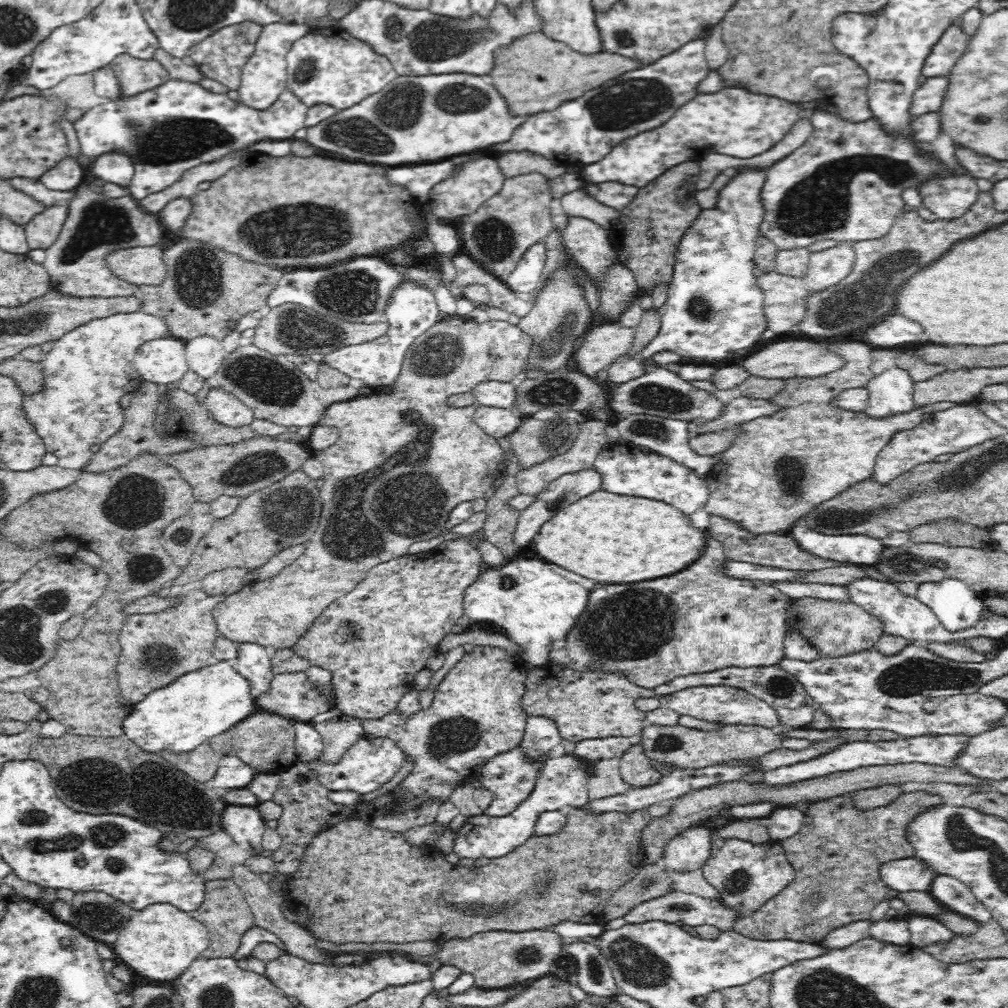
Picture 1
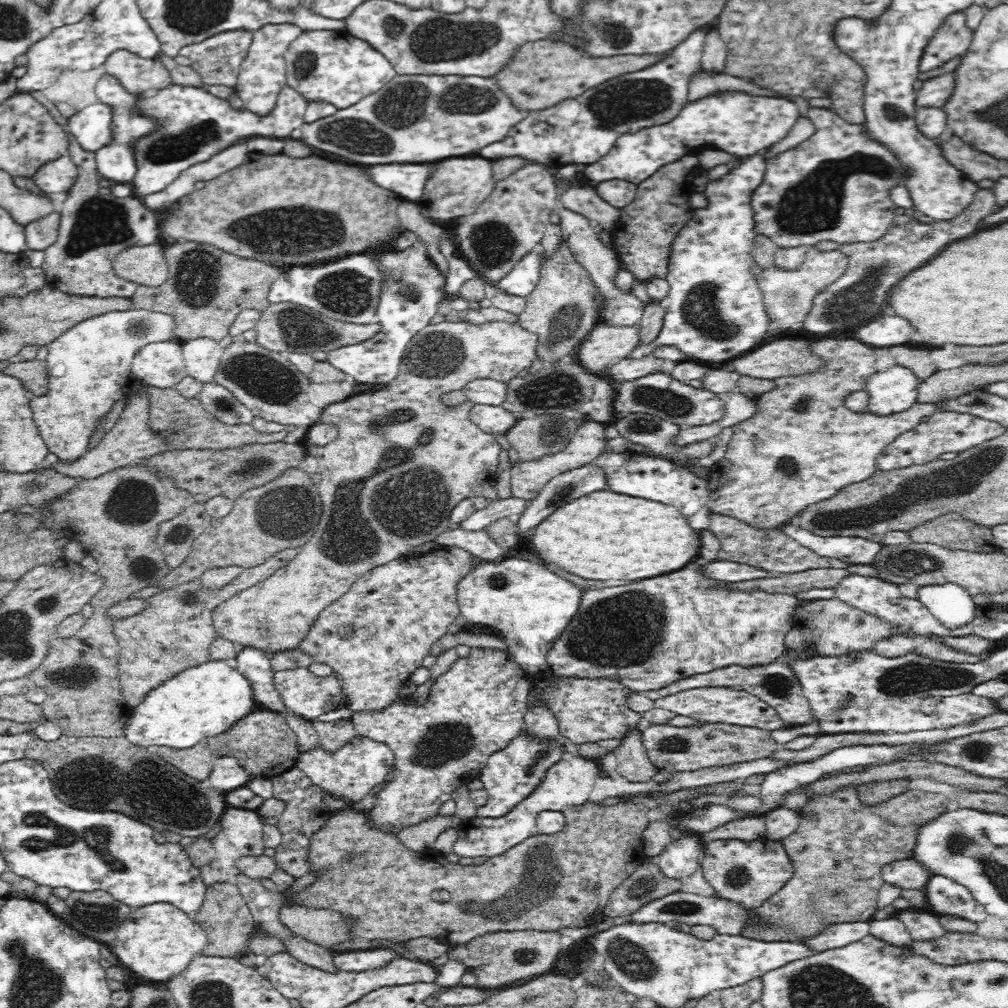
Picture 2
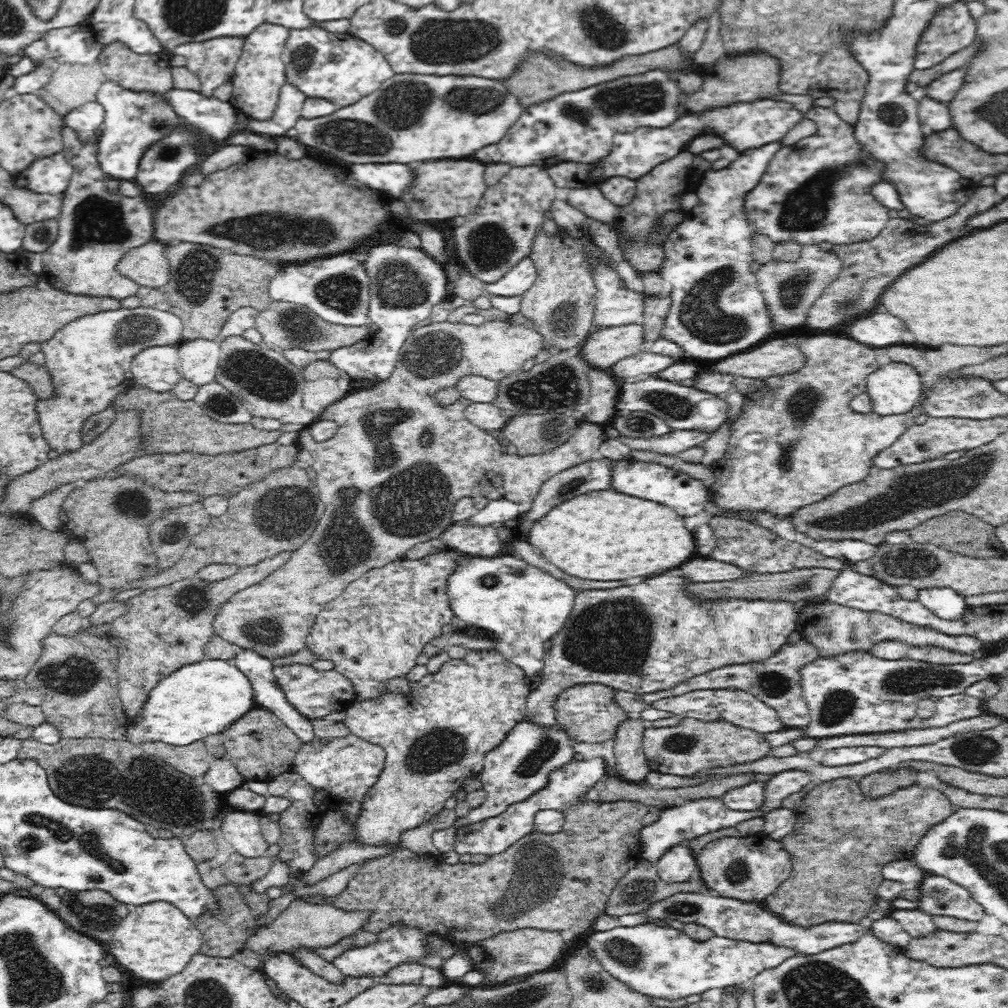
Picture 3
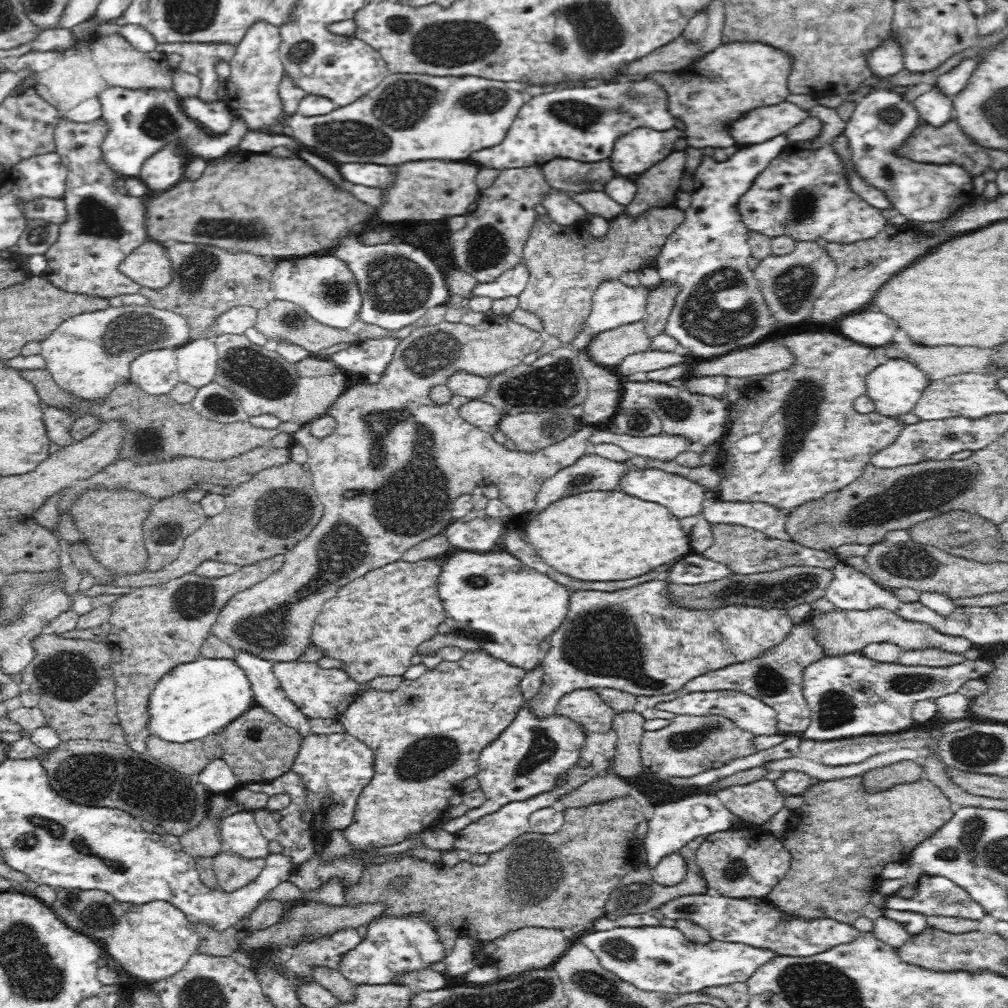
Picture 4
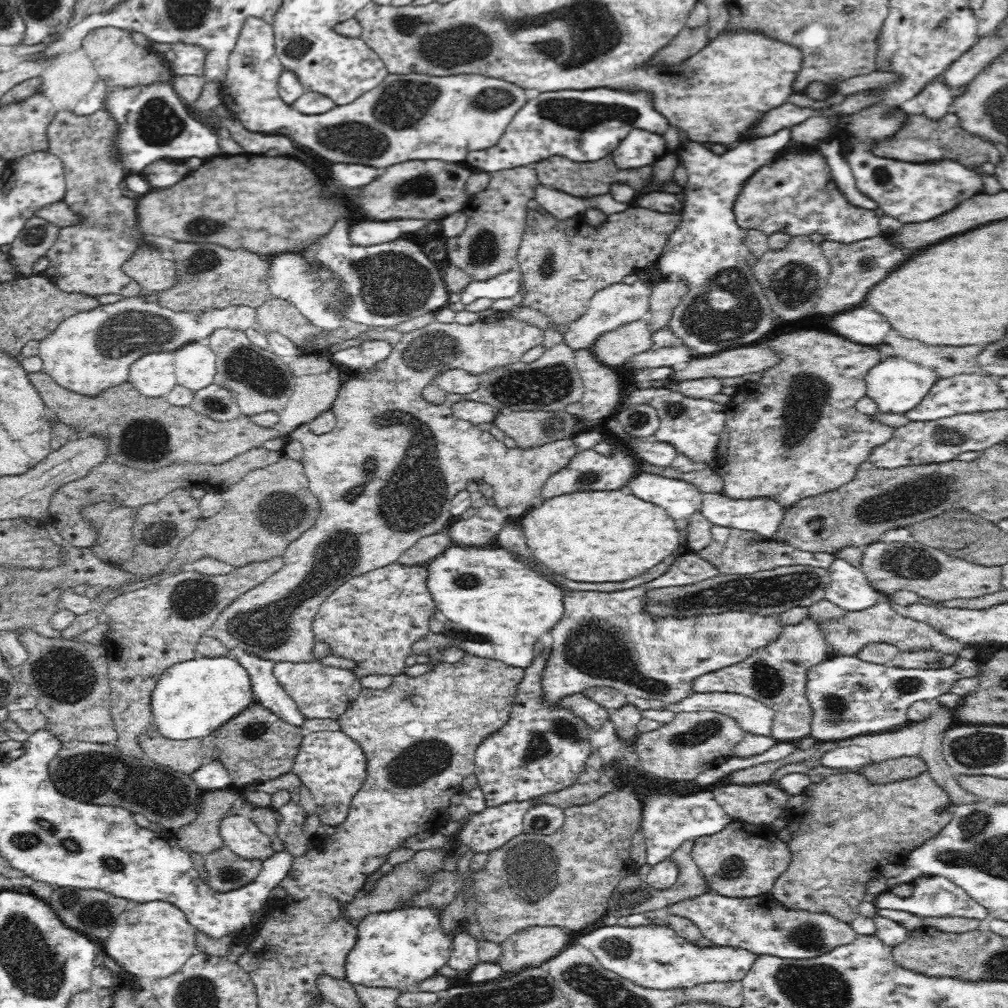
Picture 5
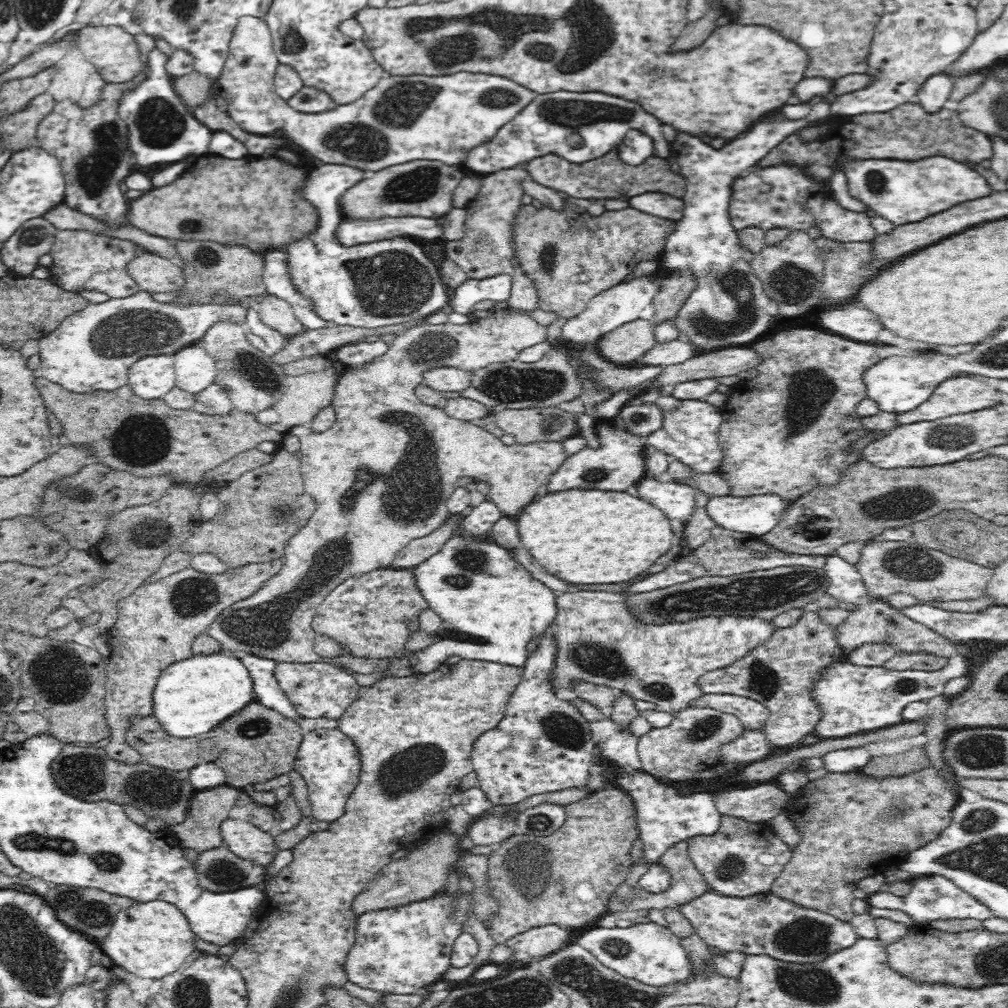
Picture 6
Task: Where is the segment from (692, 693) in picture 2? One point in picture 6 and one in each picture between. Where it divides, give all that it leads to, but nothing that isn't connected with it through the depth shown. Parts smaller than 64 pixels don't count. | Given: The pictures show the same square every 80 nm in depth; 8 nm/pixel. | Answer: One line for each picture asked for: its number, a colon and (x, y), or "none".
3: (737, 707)
4: (749, 714)
5: (754, 717)
6: (753, 715)

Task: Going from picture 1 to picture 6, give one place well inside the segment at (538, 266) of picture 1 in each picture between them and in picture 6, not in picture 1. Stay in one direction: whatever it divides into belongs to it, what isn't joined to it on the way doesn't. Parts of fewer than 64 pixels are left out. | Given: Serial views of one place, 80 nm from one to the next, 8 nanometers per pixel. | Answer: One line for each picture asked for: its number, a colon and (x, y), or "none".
2: (524, 277)
3: (518, 280)
4: (511, 284)
5: (507, 285)
6: (374, 284)

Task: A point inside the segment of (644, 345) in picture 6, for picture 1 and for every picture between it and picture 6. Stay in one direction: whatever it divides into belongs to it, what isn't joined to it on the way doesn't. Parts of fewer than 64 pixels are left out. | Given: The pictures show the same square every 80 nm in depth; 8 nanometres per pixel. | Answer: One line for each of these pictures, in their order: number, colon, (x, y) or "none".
1: (603, 345)
2: (603, 347)
3: (603, 347)
4: (607, 349)
5: (613, 348)

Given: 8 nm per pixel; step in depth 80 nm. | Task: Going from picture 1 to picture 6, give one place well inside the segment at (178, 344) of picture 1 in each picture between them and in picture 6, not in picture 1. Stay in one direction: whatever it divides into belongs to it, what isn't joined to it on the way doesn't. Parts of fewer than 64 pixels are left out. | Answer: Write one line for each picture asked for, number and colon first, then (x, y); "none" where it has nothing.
2: (161, 365)
3: (157, 368)
4: (154, 372)
5: (153, 375)
6: (152, 377)

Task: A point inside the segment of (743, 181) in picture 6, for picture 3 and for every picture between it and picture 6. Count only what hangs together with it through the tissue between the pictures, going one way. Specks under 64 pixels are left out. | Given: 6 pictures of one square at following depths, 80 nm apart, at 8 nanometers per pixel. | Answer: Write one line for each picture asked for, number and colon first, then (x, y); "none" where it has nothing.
3: (819, 190)
4: (805, 194)
5: (797, 194)

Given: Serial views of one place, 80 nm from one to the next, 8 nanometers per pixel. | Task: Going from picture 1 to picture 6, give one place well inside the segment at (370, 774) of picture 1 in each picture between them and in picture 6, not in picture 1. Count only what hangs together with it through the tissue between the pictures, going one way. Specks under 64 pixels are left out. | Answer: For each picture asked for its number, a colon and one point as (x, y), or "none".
2: (361, 764)
3: (345, 768)
4: (339, 766)
5: (332, 765)
6: (329, 761)

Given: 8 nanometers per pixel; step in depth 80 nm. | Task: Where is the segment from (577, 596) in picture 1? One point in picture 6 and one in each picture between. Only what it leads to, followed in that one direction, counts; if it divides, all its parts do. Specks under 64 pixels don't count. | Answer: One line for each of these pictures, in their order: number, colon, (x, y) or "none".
2: (524, 603)
3: (522, 607)
4: (495, 593)
5: (488, 591)
6: (517, 608)

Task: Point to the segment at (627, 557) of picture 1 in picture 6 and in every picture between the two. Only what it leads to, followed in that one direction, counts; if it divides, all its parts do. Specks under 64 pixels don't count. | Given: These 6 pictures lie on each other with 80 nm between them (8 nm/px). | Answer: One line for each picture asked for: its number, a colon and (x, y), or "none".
2: (602, 536)
3: (602, 535)
4: (598, 535)
5: (590, 536)
6: (584, 536)

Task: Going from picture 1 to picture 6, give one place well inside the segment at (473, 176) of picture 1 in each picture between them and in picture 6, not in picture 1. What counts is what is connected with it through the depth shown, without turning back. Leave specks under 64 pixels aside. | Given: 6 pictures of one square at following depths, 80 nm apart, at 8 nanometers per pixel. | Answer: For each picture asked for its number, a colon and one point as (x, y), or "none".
2: (458, 186)
3: (450, 188)
4: (433, 190)
5: (428, 191)
6: (425, 189)

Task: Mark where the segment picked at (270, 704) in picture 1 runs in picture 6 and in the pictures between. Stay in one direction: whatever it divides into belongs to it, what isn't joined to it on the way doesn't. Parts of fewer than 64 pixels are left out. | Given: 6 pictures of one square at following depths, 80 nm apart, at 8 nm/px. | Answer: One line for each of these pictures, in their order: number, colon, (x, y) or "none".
2: (303, 694)
3: (314, 694)
4: (321, 693)
5: (321, 692)
6: (316, 689)

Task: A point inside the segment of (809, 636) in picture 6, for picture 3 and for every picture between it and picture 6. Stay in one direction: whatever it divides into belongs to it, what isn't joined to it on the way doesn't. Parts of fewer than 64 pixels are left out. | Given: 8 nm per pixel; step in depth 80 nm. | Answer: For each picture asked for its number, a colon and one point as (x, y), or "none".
3: (777, 681)
4: (776, 678)
5: (776, 675)

